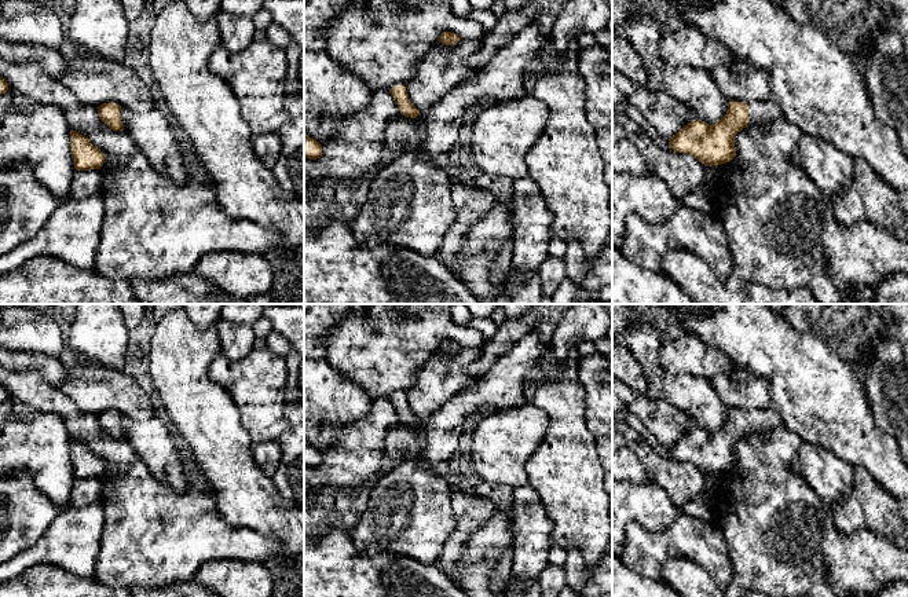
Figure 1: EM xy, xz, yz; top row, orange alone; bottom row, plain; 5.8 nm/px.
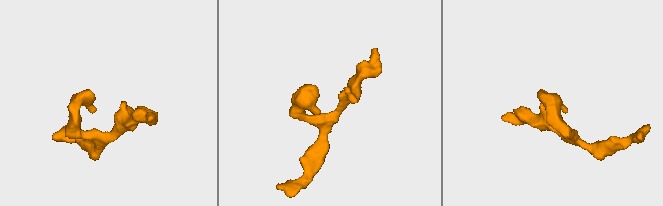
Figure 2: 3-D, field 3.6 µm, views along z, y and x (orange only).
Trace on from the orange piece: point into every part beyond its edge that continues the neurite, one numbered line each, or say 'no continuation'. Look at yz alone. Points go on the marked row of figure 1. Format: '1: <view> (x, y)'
1: yz (760, 113)

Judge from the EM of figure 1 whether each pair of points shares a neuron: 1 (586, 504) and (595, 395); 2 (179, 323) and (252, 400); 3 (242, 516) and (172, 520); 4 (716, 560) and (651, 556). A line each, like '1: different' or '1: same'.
1: different
2: different
3: different
4: same

